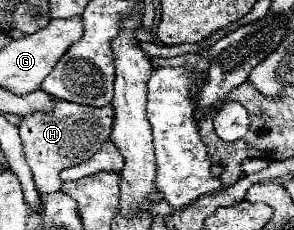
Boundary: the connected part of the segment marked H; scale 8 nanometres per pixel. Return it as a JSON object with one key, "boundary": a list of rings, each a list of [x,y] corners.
{"boundary":[[[56,100],[50,114],[26,114],[20,120],[20,138],[26,152],[26,162],[34,172],[34,182],[38,194],[52,194],[60,190],[62,180],[58,174],[64,168],[76,166],[90,160],[104,142],[110,140],[114,122],[114,108],[108,104],[104,108],[72,104],[66,100]]]}

